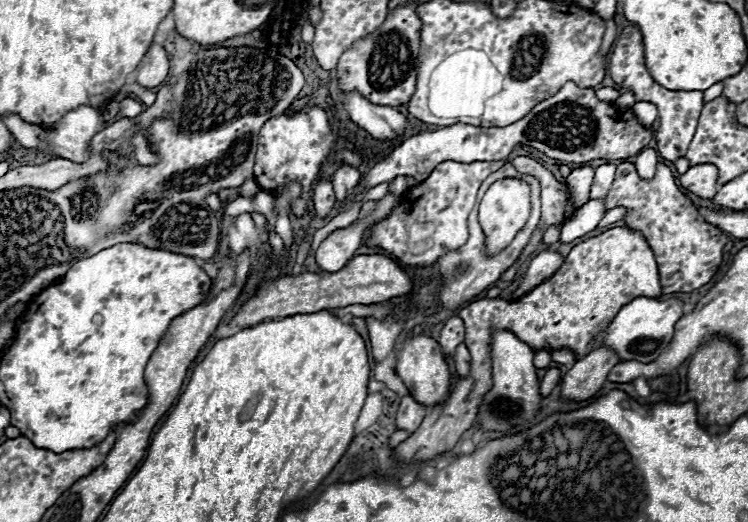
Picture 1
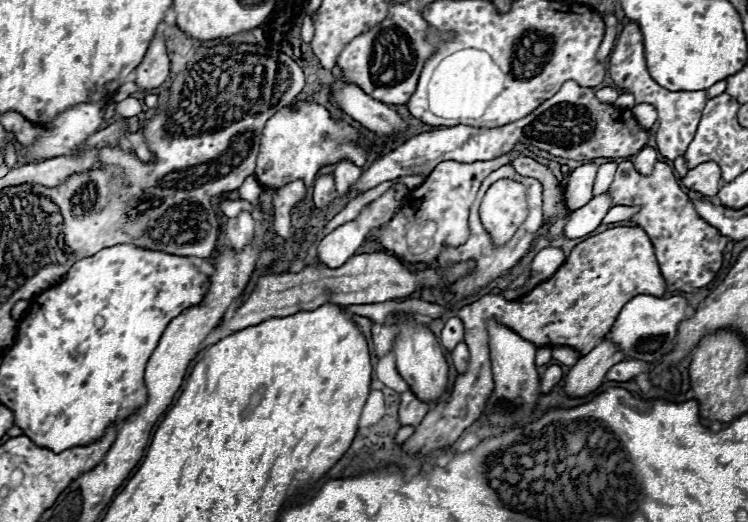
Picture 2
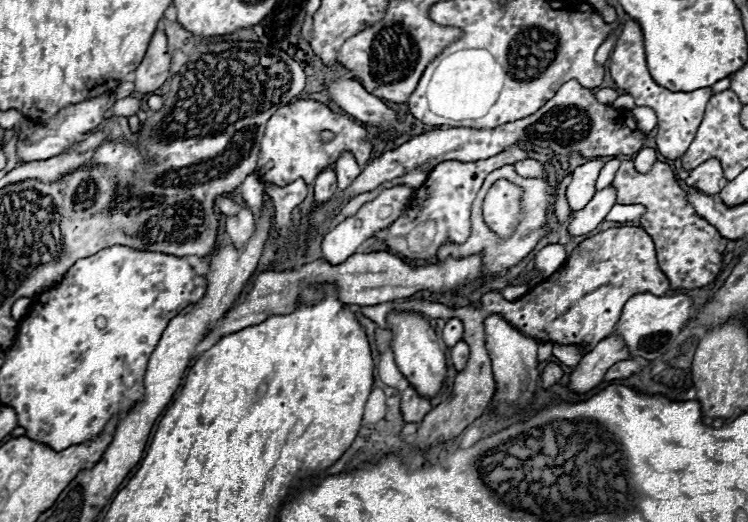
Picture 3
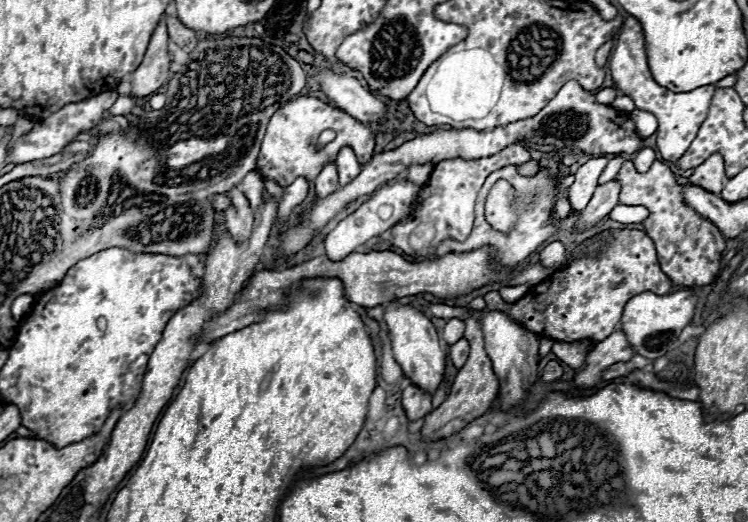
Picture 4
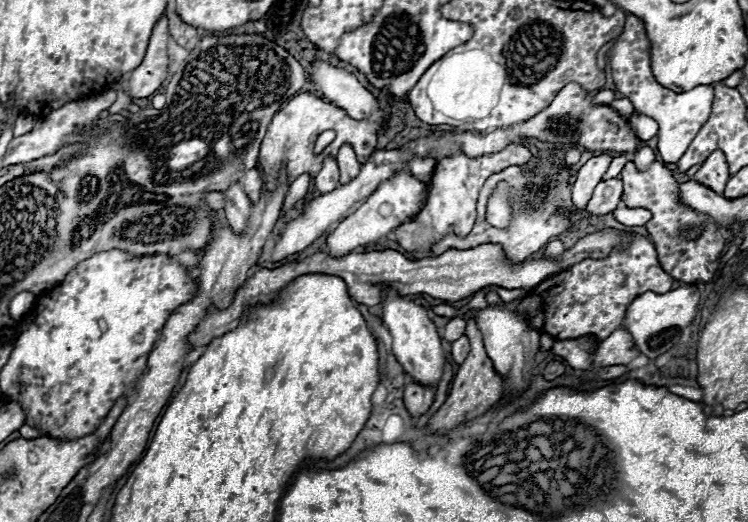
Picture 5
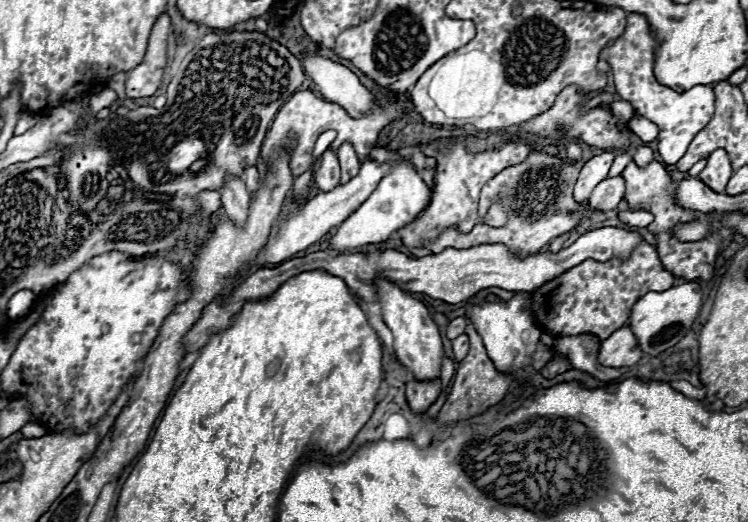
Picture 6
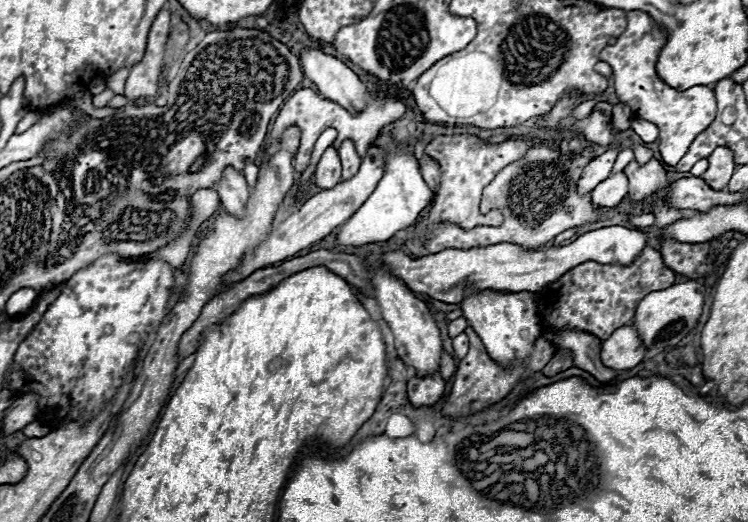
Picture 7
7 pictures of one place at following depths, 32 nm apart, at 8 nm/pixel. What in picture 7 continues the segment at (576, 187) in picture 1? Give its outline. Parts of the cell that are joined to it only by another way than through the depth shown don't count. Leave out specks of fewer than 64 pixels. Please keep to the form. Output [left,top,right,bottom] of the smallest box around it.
[578,144,622,192]

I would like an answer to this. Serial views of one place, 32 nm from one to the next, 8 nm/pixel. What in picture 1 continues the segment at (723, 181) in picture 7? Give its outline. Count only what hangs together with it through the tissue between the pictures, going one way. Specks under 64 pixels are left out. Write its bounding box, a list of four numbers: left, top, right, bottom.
[680,164,718,200]

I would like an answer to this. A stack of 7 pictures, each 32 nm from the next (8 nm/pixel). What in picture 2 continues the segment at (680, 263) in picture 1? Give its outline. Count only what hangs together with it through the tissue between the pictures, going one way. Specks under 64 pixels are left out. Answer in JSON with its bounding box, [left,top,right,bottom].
[610,160,728,292]

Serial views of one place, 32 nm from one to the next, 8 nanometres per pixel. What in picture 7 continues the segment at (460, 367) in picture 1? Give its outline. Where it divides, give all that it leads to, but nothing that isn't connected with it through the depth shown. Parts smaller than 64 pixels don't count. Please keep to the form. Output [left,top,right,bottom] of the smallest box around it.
[452,332,468,360]

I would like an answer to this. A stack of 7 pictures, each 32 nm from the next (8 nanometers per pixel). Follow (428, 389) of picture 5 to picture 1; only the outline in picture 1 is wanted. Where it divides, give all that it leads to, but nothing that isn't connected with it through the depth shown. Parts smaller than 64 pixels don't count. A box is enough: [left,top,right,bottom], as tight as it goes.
[396,394,428,432]

